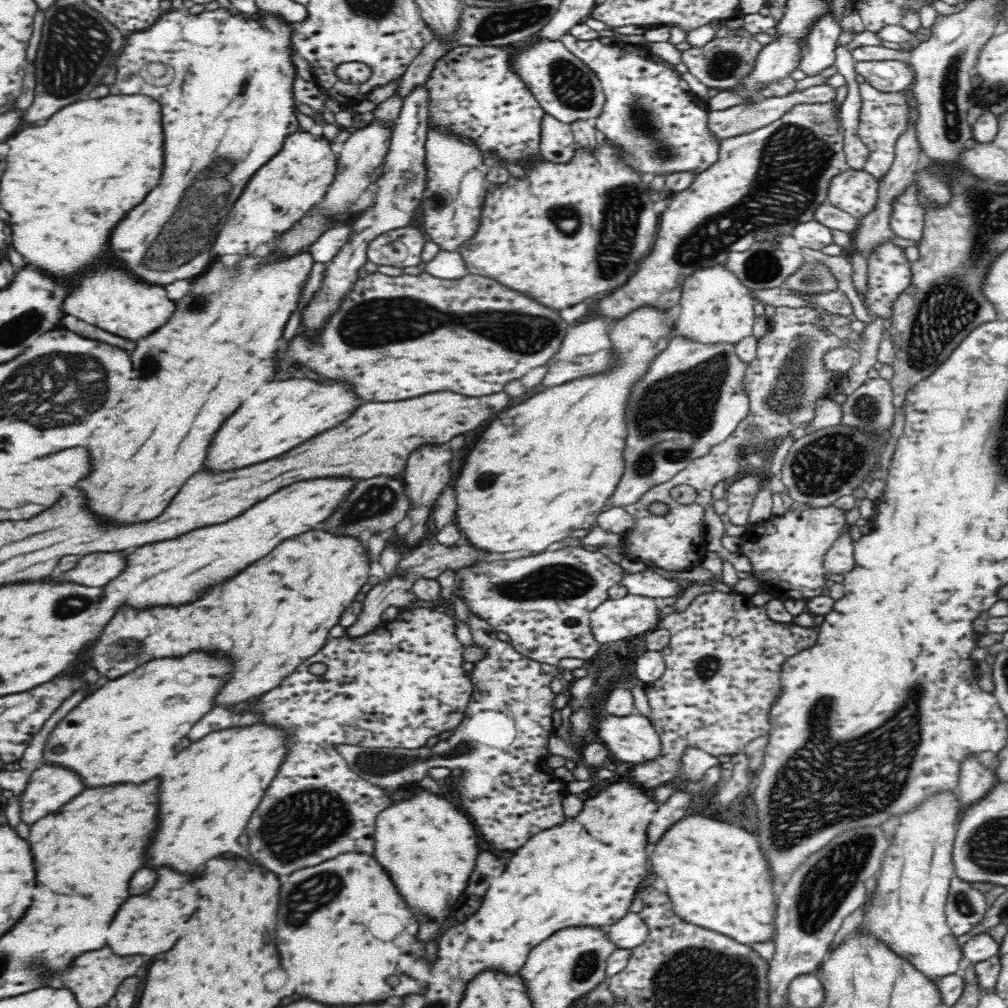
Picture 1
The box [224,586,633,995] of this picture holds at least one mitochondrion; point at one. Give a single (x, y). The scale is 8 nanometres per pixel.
(307, 820)

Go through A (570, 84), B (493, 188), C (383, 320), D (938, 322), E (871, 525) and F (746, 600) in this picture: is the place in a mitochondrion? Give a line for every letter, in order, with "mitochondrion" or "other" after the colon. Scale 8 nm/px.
A: mitochondrion
B: other
C: mitochondrion
D: mitochondrion
E: other
F: other

